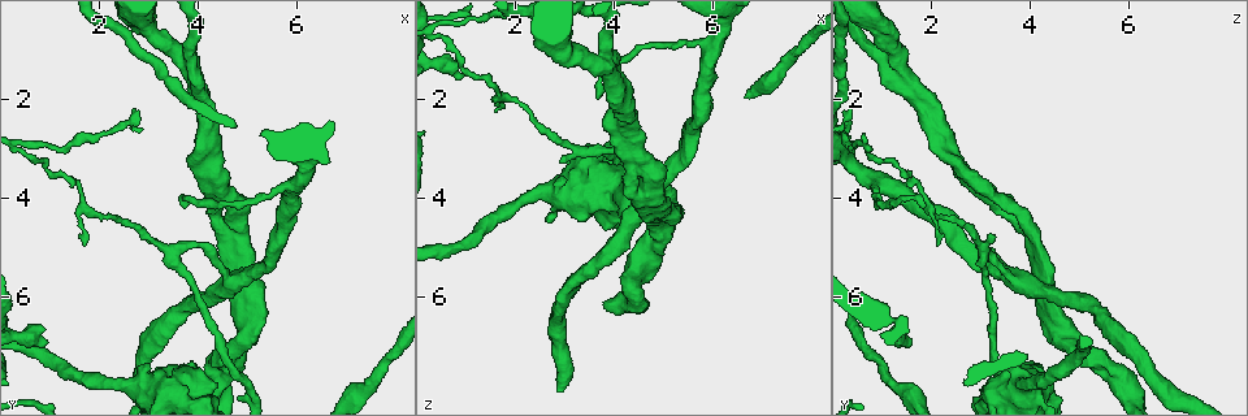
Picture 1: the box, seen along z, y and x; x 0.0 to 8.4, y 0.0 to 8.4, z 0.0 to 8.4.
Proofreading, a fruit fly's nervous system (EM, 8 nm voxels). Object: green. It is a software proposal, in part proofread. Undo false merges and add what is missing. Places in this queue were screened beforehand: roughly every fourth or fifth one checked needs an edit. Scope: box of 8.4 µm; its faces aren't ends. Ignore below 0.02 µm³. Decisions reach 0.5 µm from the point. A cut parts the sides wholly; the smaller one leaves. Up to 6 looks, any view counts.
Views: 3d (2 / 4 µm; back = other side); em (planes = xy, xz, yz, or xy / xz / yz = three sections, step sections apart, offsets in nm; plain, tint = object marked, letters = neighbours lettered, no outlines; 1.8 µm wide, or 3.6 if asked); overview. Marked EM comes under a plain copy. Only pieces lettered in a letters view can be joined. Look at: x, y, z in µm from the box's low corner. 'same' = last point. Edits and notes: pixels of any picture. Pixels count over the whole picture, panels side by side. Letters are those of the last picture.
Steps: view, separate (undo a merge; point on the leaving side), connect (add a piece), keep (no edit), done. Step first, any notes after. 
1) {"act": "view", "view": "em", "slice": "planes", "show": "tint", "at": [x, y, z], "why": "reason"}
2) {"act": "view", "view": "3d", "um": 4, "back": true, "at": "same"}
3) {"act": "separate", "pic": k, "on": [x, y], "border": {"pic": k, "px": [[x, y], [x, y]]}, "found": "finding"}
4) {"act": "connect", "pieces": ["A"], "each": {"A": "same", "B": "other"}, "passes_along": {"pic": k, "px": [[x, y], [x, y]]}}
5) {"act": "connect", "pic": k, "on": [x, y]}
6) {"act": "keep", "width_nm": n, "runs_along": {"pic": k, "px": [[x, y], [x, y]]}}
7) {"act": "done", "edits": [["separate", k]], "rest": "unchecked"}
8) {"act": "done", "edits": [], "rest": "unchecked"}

{"act": "view", "view": "3d", "um": 2, "at": [5.90, 3.75, 1.05]}

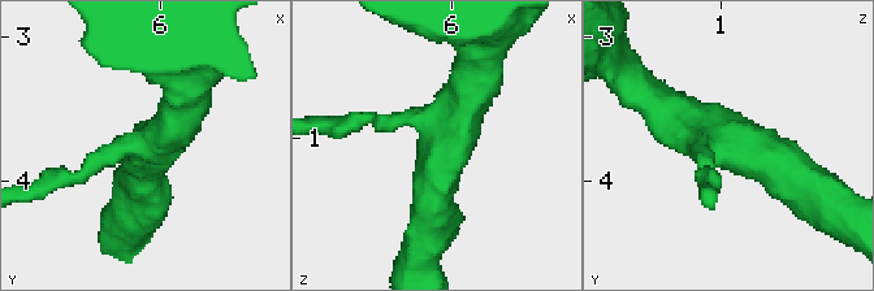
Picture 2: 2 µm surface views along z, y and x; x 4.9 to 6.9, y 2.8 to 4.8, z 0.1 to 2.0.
{"act": "view", "view": "em", "slice": "xz", "step": 16, "show": "tint", "at": [5.92, 3.78, 1.04], "arms": 3}

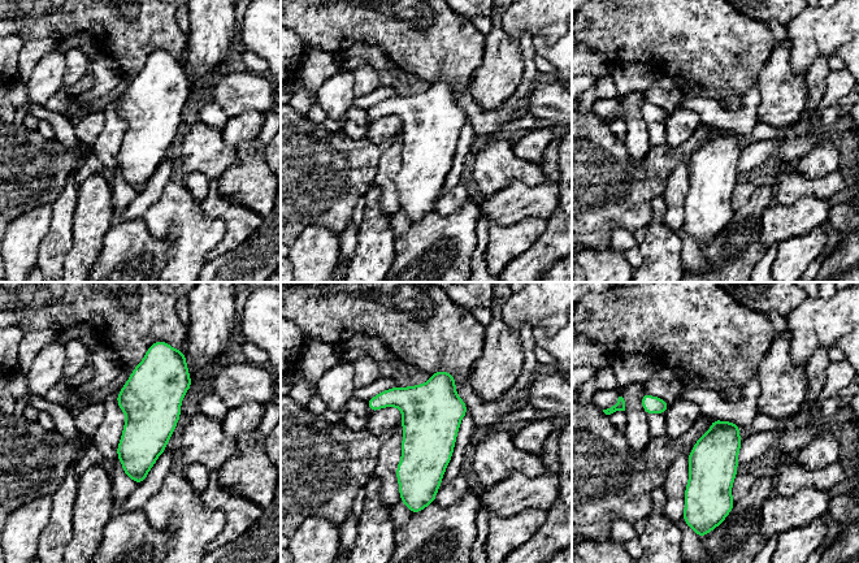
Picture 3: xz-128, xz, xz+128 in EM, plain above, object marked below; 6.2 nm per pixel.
{"act": "view", "view": "em", "slice": "xz", "step": 16, "show": "letters", "at": "same", "why": "what lies round it"}

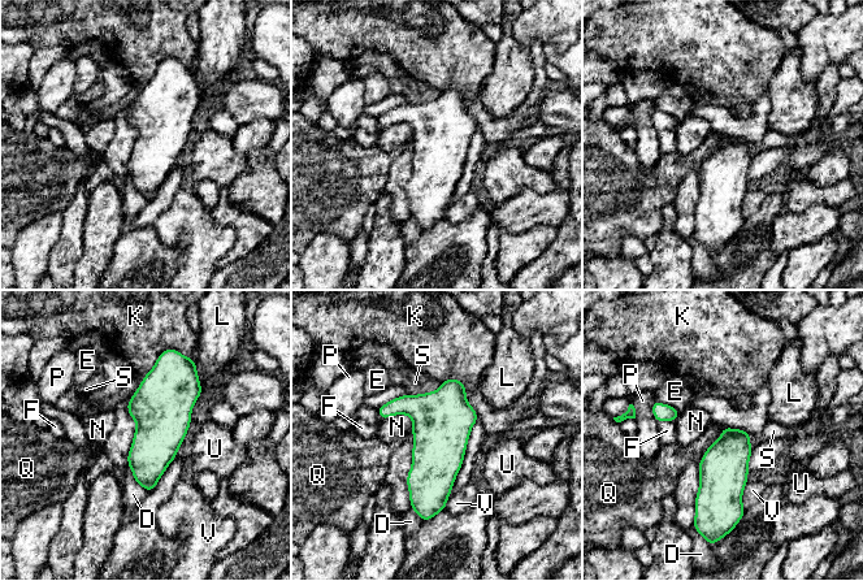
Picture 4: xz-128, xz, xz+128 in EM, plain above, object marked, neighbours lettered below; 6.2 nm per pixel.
{"act": "keep", "each": {"D": "other", "E": "other", "F": "other", "K": "other", "L": "other", "N": "other", "P": "other", "Q": "other", "S": "other", "U": "other", "V": "other"}, "border": {"pic": 4, "px": [[723, 426], [698, 464]]}, "found": "one cell here"}

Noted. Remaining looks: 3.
{"act": "view", "view": "3d", "um": 4, "at": [3.70, 1.20, 1.35], "why": "sharp bend"}

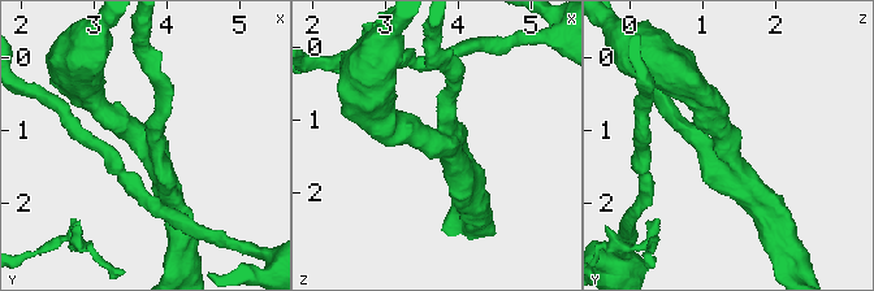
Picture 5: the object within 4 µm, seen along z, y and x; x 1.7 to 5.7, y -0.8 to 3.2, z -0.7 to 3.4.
{"act": "view", "view": "em", "slice": "planes", "show": "tint", "at": [3.75, 1.20, 1.35], "arms": 3, "arm_widths_nm": [220, 340, 340], "why": "need the tissue"}

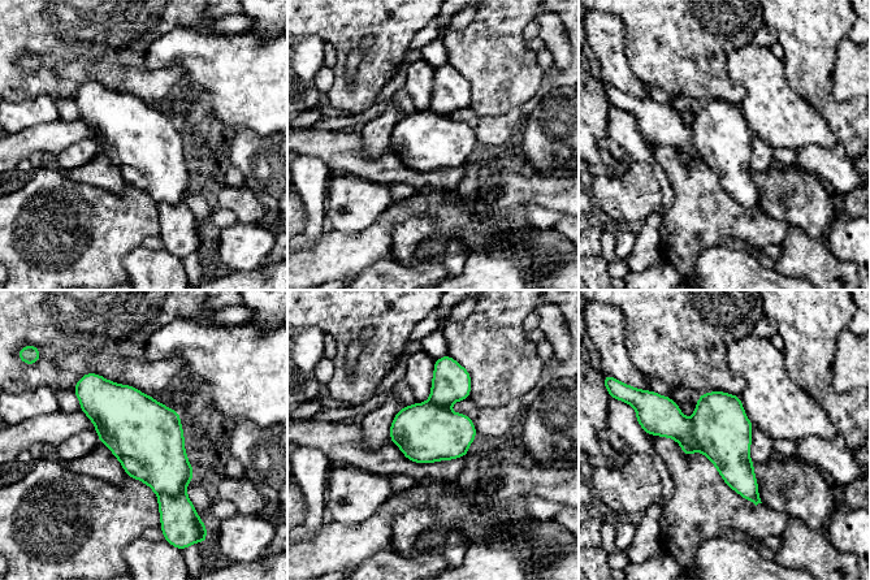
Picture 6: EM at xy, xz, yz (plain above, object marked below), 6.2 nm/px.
{"act": "view", "view": "em", "slice": "planes", "show": "letters", "at": "same"}

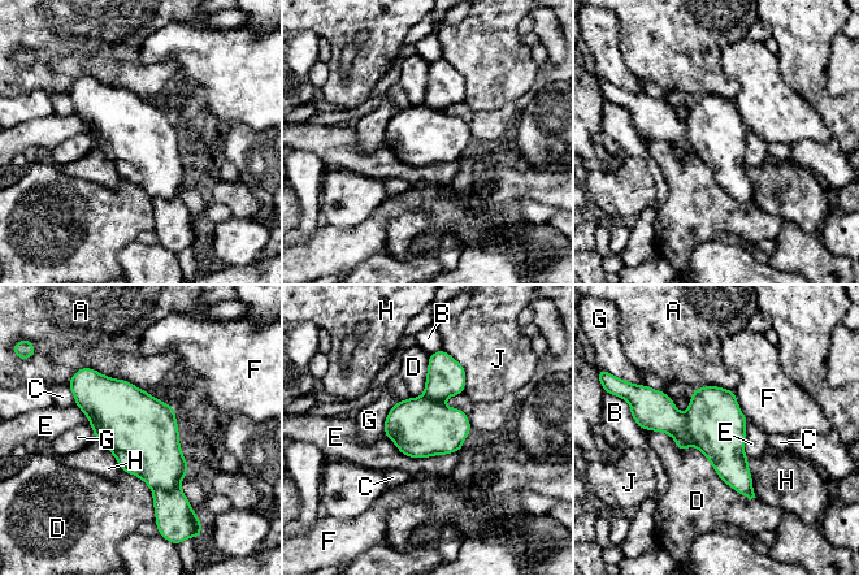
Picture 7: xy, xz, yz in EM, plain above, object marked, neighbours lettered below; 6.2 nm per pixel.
{"act": "keep", "each": {"A": "other", "B": "other", "C": "other", "D": "other", "E": "other", "F": "other", "G": "other", "H": "other", "J": "other"}, "border": {"pic": 7, "px": [[732, 390], [738, 408], [747, 421]]}, "found": "one cell here"}

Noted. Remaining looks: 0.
{"act": "done", "edits": [], "rest": "unchecked"}

